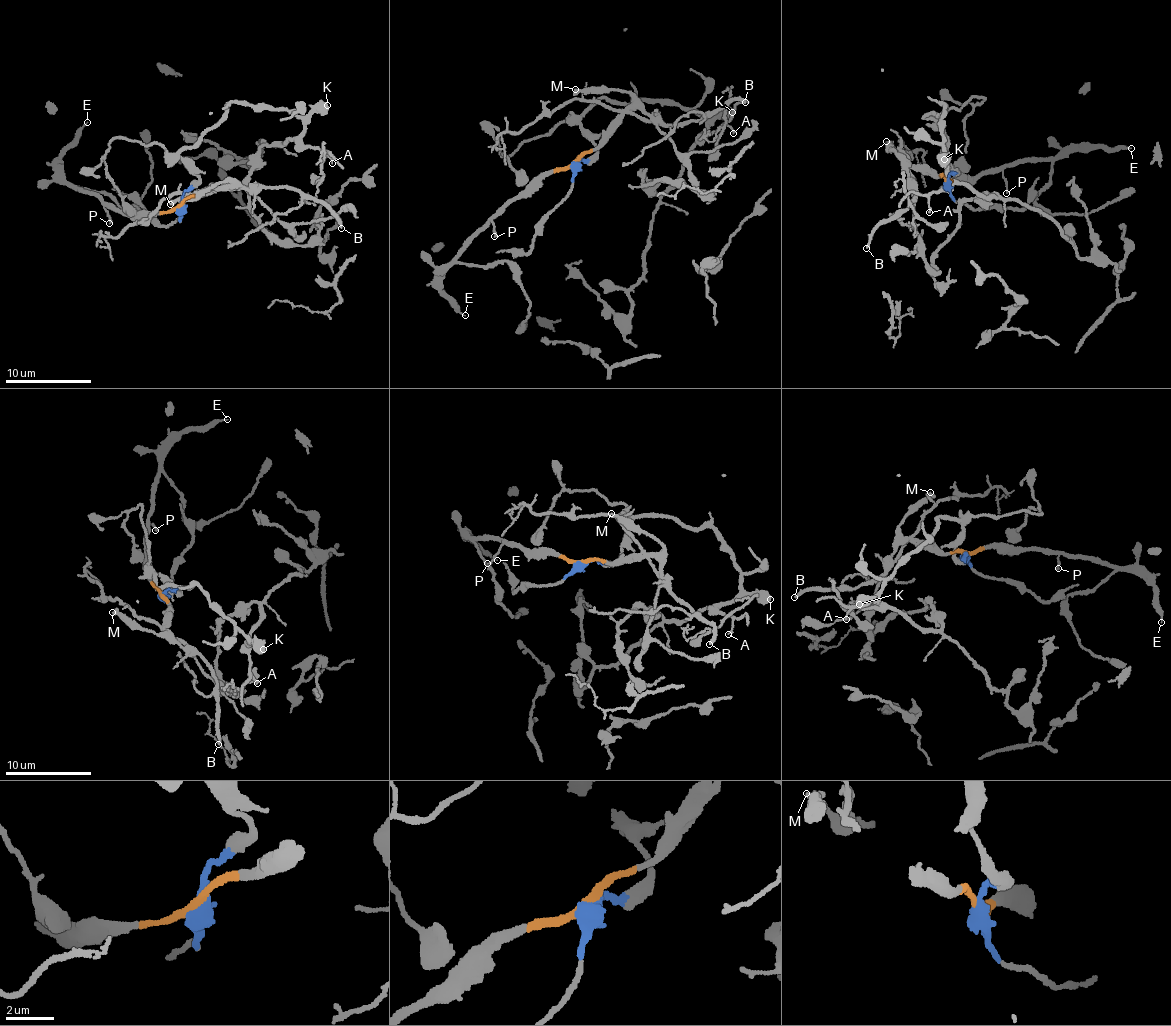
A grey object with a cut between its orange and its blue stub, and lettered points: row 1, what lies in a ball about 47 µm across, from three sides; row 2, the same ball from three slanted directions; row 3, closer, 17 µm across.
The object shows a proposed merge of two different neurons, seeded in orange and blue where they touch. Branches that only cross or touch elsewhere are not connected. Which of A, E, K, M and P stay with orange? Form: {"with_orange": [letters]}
{"with_orange": ["E", "M", "P"]}

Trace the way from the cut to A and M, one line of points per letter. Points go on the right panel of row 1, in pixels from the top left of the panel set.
A: (947, 181), (953, 172), (941, 125), (924, 116), (944, 106), (939, 128), (949, 182), (930, 194), (929, 213)
M: (947, 181), (911, 165), (909, 160), (892, 151), (891, 141), (886, 141)

